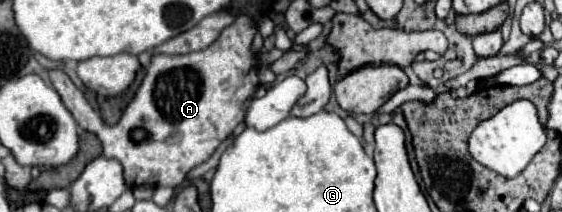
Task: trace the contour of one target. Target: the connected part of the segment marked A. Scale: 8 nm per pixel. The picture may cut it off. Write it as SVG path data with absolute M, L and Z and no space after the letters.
M238 16L206 50L180 56L152 54L138 94L124 110L122 120L114 126L104 124L64 70L50 70L50 80L80 128L94 132L102 142L104 156L122 164L124 180L130 188L142 184L176 188L184 182L186 174L206 162L222 140L244 120L250 96L258 86L258 62L250 50L252 38L252 20Z

